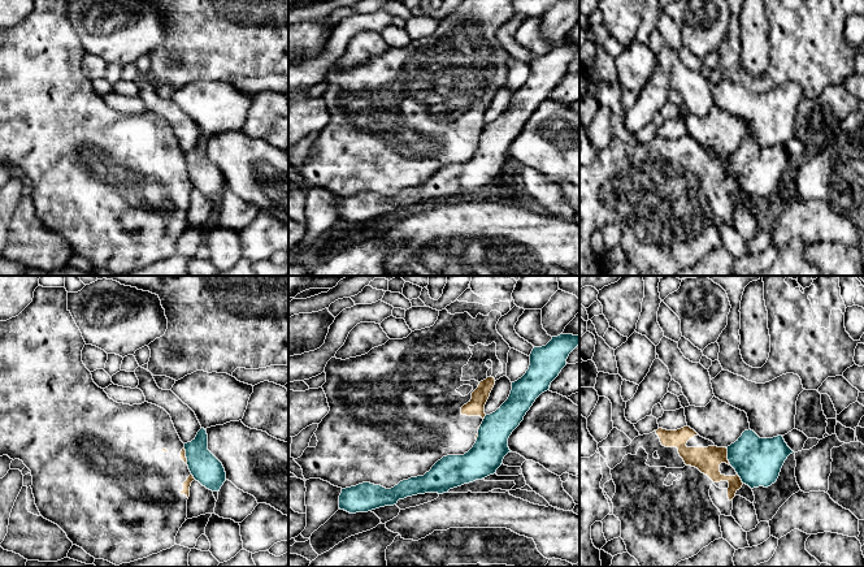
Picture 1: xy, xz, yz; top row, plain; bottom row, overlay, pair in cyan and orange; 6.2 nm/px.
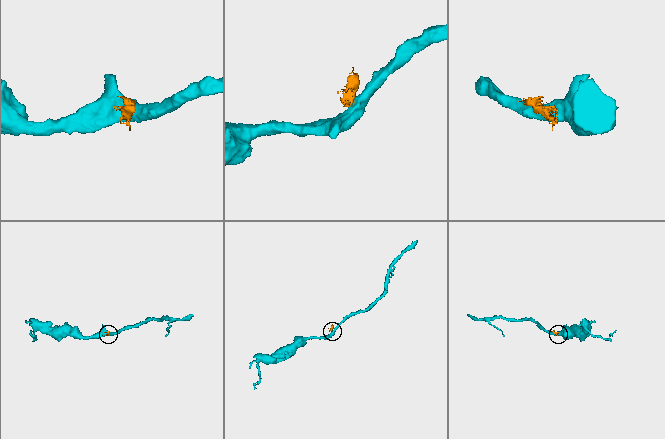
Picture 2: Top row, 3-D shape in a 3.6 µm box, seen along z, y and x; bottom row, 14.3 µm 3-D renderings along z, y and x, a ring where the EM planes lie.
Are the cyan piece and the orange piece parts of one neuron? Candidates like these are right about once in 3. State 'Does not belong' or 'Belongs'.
Does not belong

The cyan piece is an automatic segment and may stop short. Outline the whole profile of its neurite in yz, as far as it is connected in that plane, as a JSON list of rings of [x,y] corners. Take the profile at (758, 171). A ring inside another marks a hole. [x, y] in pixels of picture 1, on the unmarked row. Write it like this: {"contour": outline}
{"contour": [[[748,138],[728,157],[728,169],[735,178],[742,191],[751,198],[774,192],[781,177],[794,160],[782,144],[760,147]]]}

